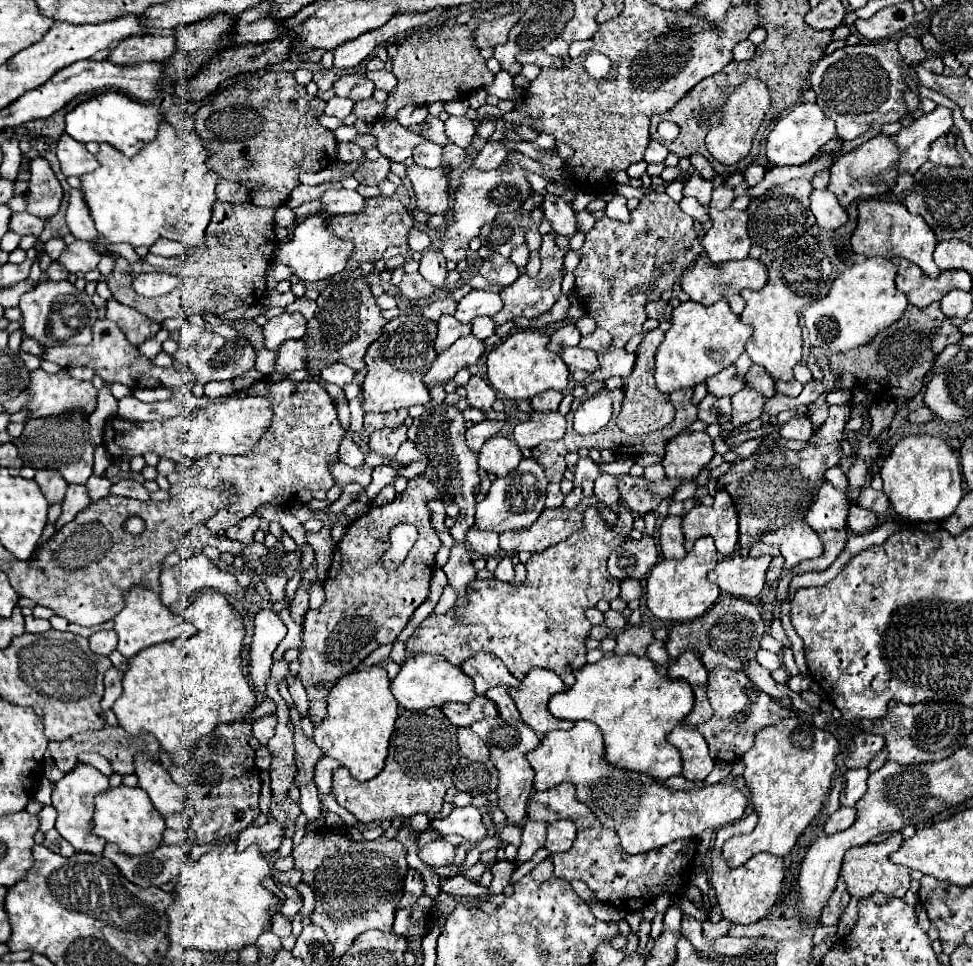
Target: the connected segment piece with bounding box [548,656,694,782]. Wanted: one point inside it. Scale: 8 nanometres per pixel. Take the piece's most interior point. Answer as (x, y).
(635, 708)

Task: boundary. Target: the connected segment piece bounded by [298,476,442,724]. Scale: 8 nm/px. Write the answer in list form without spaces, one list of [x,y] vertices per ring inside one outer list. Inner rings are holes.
[[[422,476],[408,480],[408,488],[402,496],[386,506],[372,506],[366,516],[350,524],[342,540],[336,544],[332,566],[324,582],[326,600],[320,608],[308,610],[302,624],[298,676],[310,698],[308,716],[312,724],[318,724],[326,716],[326,694],[332,680],[356,670],[358,664],[378,646],[392,644],[406,628],[414,610],[428,598],[434,554],[442,546],[430,524],[426,506],[428,500],[440,500],[436,490],[438,488]],[[400,522],[414,524],[420,536],[402,566],[388,572],[380,564],[380,556],[390,546],[388,530]]]

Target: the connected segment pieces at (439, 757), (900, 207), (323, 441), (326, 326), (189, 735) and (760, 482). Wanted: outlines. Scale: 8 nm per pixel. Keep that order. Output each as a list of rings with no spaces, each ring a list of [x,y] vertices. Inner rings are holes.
[[[428,708],[424,712],[402,712],[390,738],[390,752],[384,770],[368,782],[358,782],[346,768],[338,768],[334,770],[332,796],[364,824],[392,820],[394,816],[412,818],[418,812],[434,816],[440,812],[444,794],[452,786],[456,760],[456,726],[450,724],[440,708]]]
[[[864,200],[858,204],[858,226],[852,234],[852,250],[862,256],[884,256],[884,258],[906,258],[918,264],[924,274],[930,278],[940,276],[940,268],[934,264],[932,252],[936,246],[936,234],[932,228],[920,218],[910,214],[902,202],[890,200]]]
[[[260,380],[256,384],[252,384],[248,390],[240,390],[236,392],[238,396],[264,396],[266,400],[270,400],[270,408],[272,408],[272,424],[268,428],[268,432],[258,440],[256,450],[246,452],[244,454],[244,464],[222,464],[222,456],[220,460],[198,460],[198,464],[194,464],[190,470],[182,472],[180,482],[172,488],[172,492],[178,492],[182,488],[188,488],[188,476],[190,482],[232,482],[238,490],[240,490],[240,502],[228,506],[226,510],[220,510],[216,516],[206,520],[206,526],[212,534],[218,532],[226,532],[230,526],[238,524],[240,520],[252,516],[256,512],[256,508],[264,506],[264,504],[274,504],[274,506],[288,506],[288,500],[292,498],[292,494],[296,494],[298,490],[330,490],[332,488],[332,474],[328,472],[328,456],[338,454],[344,430],[338,424],[336,418],[336,406],[332,404],[328,392],[318,384],[318,382],[290,382],[290,380],[282,380],[282,382],[268,382],[268,380]]]
[[[332,280],[320,292],[316,302],[316,316],[308,320],[304,338],[308,346],[308,366],[322,370],[334,362],[342,362],[354,372],[364,370],[366,348],[380,336],[380,328],[386,324],[376,306],[376,298],[370,294],[370,286],[364,280]]]
[[[202,590],[202,592],[198,592],[196,594],[196,598],[194,598],[194,602],[186,608],[186,612],[184,612],[184,618],[188,620],[188,622],[192,622],[196,628],[198,628],[198,634],[194,634],[192,638],[186,638],[186,640],[174,640],[174,642],[162,642],[162,644],[156,644],[156,646],[150,646],[150,648],[144,648],[142,652],[138,652],[134,658],[130,658],[128,660],[128,670],[124,672],[124,676],[122,676],[122,694],[120,694],[120,698],[114,702],[114,706],[112,706],[112,710],[114,710],[114,714],[118,716],[118,724],[128,732],[128,734],[132,734],[132,736],[138,736],[140,732],[146,732],[146,734],[152,734],[158,742],[160,742],[160,748],[162,750],[166,750],[168,754],[176,754],[176,752],[182,752],[182,750],[188,750],[188,752],[194,752],[194,748],[196,748],[196,742],[202,738],[202,736],[206,736],[206,734],[210,734],[218,724],[222,724],[222,722],[242,722],[242,720],[250,720],[248,716],[250,716],[250,712],[254,710],[254,706],[256,706],[256,694],[254,694],[254,690],[252,690],[252,686],[248,684],[248,680],[246,680],[246,676],[244,676],[244,670],[242,670],[242,664],[240,664],[240,652],[242,652],[242,640],[244,640],[244,622],[242,622],[242,618],[234,612],[234,608],[226,602],[226,598],[220,594],[220,592],[216,592],[216,590]]]
[[[844,404],[844,406],[830,406],[830,414],[826,418],[826,422],[810,436],[808,446],[804,450],[788,450],[788,448],[770,448],[768,452],[762,454],[752,454],[748,458],[738,458],[736,462],[730,464],[730,470],[718,478],[716,482],[716,490],[726,490],[734,502],[734,508],[738,512],[738,526],[740,526],[740,538],[738,544],[740,548],[750,548],[752,544],[756,544],[764,532],[776,530],[776,528],[784,528],[790,522],[802,520],[808,512],[808,508],[812,506],[812,500],[816,500],[816,492],[820,488],[820,484],[824,482],[824,472],[832,466],[830,460],[834,460],[834,466],[840,464],[842,458],[842,446],[840,440],[844,440],[844,428],[846,422],[852,416],[852,406]]]

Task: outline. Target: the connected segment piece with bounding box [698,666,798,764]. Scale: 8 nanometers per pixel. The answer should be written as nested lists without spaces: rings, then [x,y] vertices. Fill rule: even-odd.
[[[722,666],[714,668],[708,674],[708,690],[706,692],[708,692],[708,700],[712,704],[714,714],[708,722],[698,726],[698,732],[706,738],[706,742],[710,746],[710,756],[716,762],[732,764],[732,762],[740,760],[742,754],[752,748],[754,736],[760,728],[772,726],[790,716],[798,716],[798,714],[792,714],[792,710],[784,708],[778,700],[770,698],[760,688],[756,688],[744,672],[734,672],[734,670],[722,668]]]

